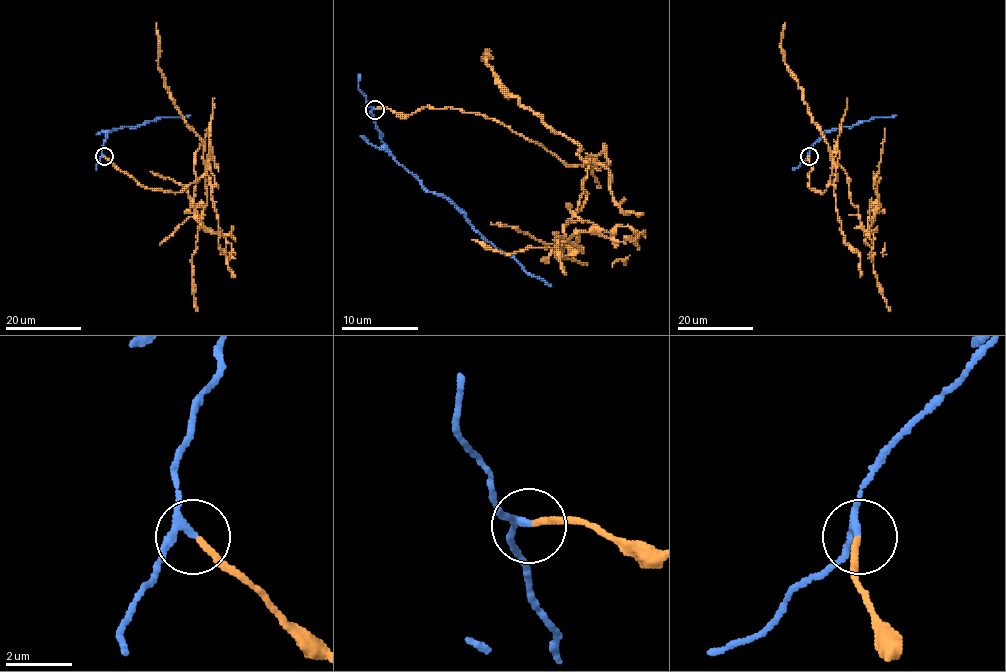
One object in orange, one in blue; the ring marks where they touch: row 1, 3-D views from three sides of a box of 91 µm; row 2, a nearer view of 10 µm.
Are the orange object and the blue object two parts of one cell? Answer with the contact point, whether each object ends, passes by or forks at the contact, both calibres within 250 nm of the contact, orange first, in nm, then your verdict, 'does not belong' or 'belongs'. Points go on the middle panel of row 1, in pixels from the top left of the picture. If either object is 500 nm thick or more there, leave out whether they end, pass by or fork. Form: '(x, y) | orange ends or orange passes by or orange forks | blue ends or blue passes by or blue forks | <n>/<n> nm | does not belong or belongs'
(375, 109) | orange ends | blue passes by | 190/180 nm | does not belong

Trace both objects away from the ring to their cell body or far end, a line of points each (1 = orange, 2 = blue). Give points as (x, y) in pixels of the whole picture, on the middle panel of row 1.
1: (375, 109), (485, 115), (585, 163), (574, 217), (593, 224), (554, 251), (585, 263)
2: (375, 109), (371, 109), (371, 116), (387, 151), (427, 190), (443, 194), (489, 242), (551, 286)

